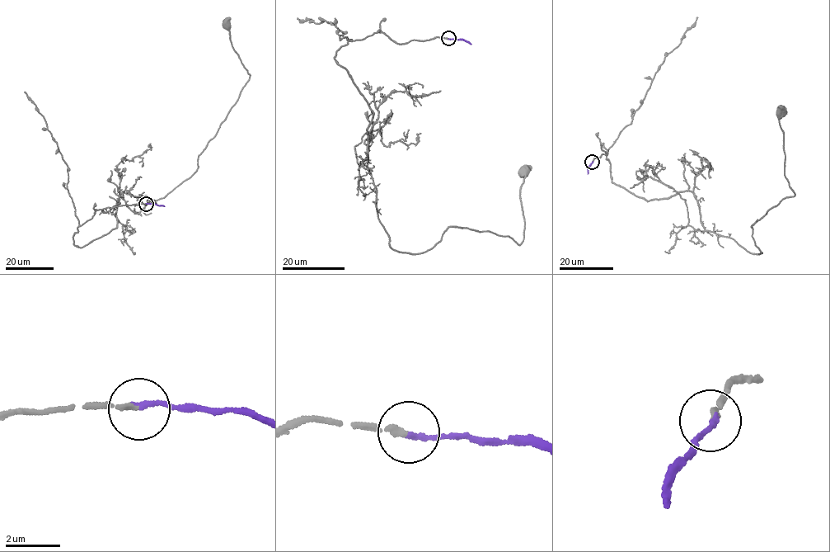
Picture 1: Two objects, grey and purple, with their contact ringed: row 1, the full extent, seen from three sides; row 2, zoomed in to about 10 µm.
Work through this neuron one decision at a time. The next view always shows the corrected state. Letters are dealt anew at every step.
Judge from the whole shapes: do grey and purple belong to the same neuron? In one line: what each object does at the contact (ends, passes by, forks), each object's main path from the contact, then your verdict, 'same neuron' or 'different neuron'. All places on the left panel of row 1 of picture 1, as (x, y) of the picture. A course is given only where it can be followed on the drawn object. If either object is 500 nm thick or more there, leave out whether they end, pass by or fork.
grey ends there; purple ends there; grey runs (146, 204), (97, 209), (73, 243), (117, 227), (119, 196), (137, 213), (196, 171), (250, 78), (226, 22); purple runs (146, 204), (164, 206); same neuron

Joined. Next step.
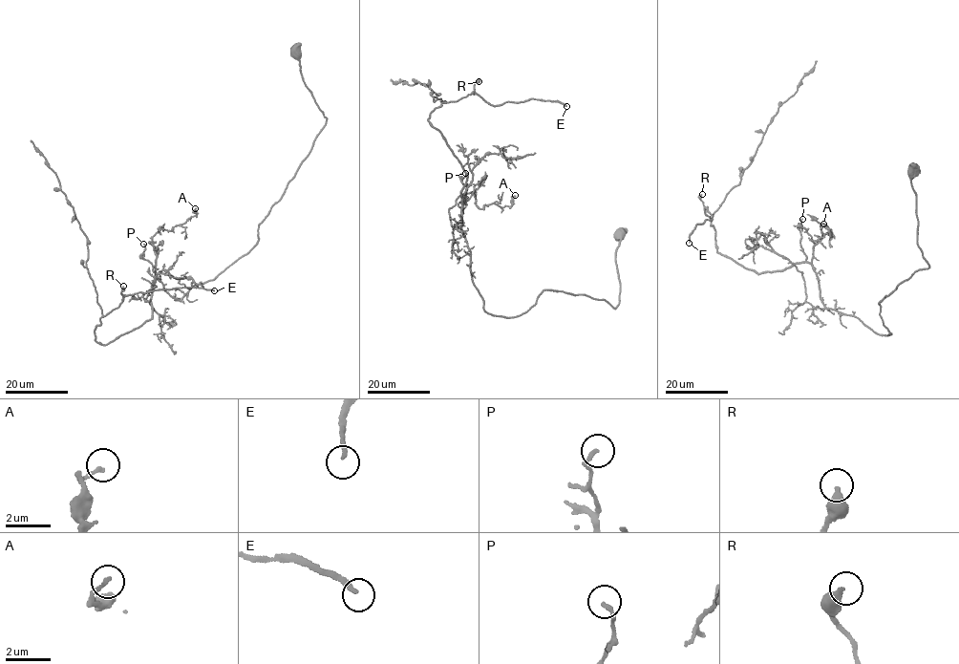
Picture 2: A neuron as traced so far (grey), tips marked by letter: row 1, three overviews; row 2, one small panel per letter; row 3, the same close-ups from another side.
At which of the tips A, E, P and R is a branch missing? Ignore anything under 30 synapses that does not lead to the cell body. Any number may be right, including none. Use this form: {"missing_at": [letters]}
{"missing_at": []}

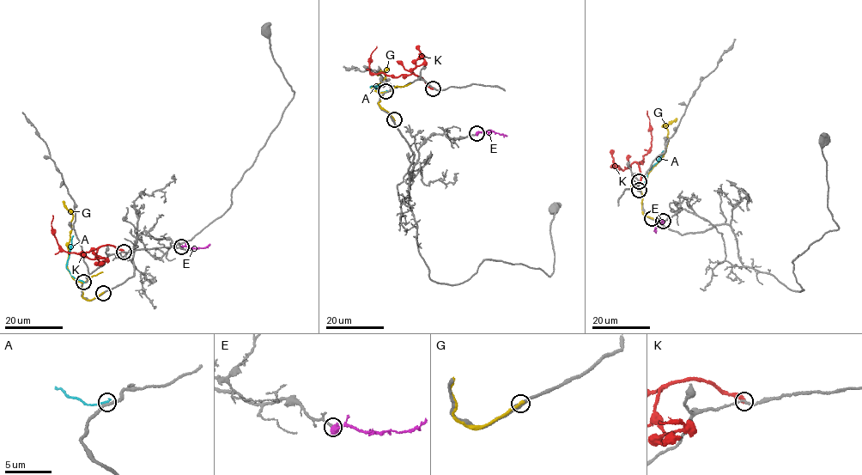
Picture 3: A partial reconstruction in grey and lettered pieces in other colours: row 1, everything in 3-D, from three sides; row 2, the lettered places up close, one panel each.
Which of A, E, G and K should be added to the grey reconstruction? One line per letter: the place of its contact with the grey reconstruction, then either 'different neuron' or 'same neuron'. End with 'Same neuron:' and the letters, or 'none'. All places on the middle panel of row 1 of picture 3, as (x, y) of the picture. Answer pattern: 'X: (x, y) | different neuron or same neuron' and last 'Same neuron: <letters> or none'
A: (385, 91) | different neuron
E: (476, 133) | same neuron
G: (394, 119) | different neuron
K: (433, 88) | different neuron
Same neuron: E

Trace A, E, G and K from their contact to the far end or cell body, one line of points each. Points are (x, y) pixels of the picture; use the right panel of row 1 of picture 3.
A: (639, 189), (662, 151)
E: (663, 221), (654, 227), (653, 231), (656, 230)
G: (652, 218), (643, 214), (640, 191), (652, 169), (665, 151), (668, 140), (667, 125), (676, 118)
K: (639, 181), (641, 177), (637, 163), (642, 162), (643, 155), (651, 144), (646, 111)

